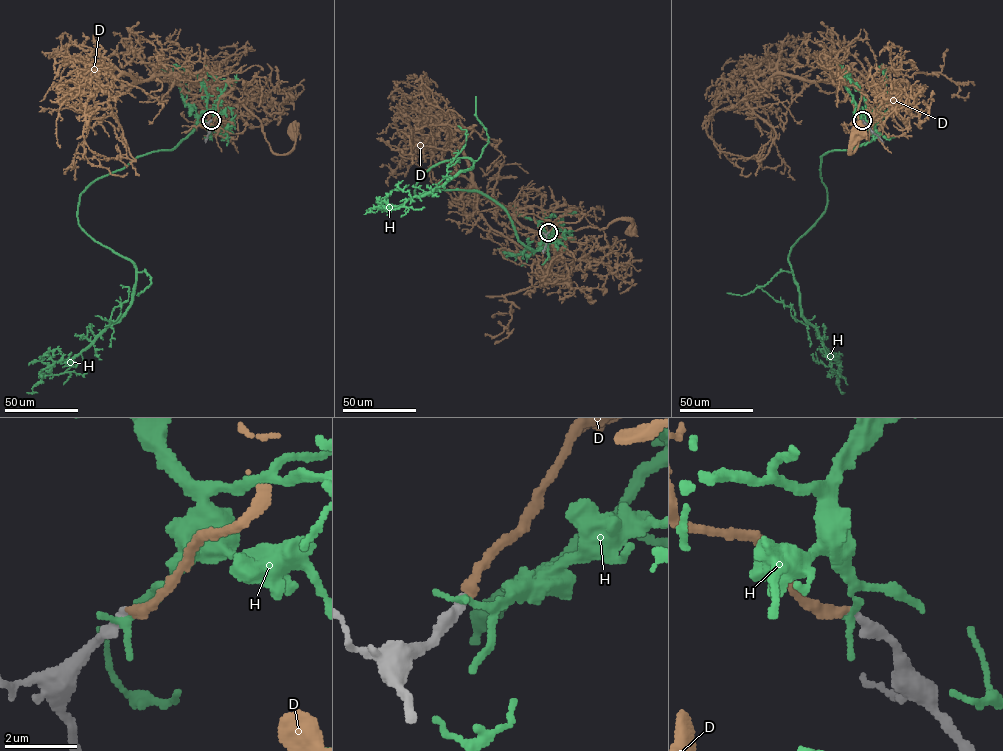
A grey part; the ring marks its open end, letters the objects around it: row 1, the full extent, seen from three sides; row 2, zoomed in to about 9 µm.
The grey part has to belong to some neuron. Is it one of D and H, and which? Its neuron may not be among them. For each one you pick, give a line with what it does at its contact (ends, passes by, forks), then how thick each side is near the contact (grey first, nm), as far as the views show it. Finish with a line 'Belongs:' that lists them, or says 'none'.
D: it ends there; 320 nm thick on the grey side, 240 nm on the other
Belongs: D

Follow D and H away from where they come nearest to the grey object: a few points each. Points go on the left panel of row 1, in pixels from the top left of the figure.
D: (211, 120), (231, 87), (206, 70), (180, 73), (235, 96), (273, 152), (293, 148), (294, 129)
H: (211, 120), (205, 112), (172, 149), (81, 193), (79, 226), (133, 264), (131, 304), (26, 392)

